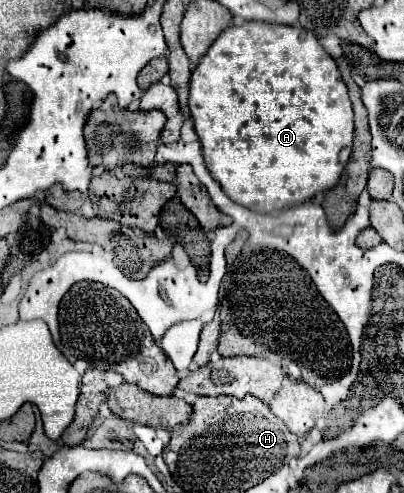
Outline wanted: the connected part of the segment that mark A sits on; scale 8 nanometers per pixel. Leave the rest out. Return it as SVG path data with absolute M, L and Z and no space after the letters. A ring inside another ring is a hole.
M243 21L241 25L231 25L227 27L217 41L213 41L213 45L209 47L209 51L199 59L197 67L191 73L191 83L189 83L189 109L191 109L191 117L193 117L193 125L195 131L199 135L201 147L203 147L203 157L205 157L205 167L209 169L209 173L213 175L213 179L217 179L217 183L221 185L223 193L237 201L239 205L257 211L257 213L271 213L271 211L279 211L283 207L289 205L297 205L303 201L309 201L309 197L315 197L315 193L331 189L345 163L349 161L351 155L351 143L353 143L353 109L351 109L351 101L347 95L347 87L341 79L339 67L333 61L333 57L319 45L317 37L303 29L303 27L293 27L293 25L279 25L279 23L265 23L265 21Z

